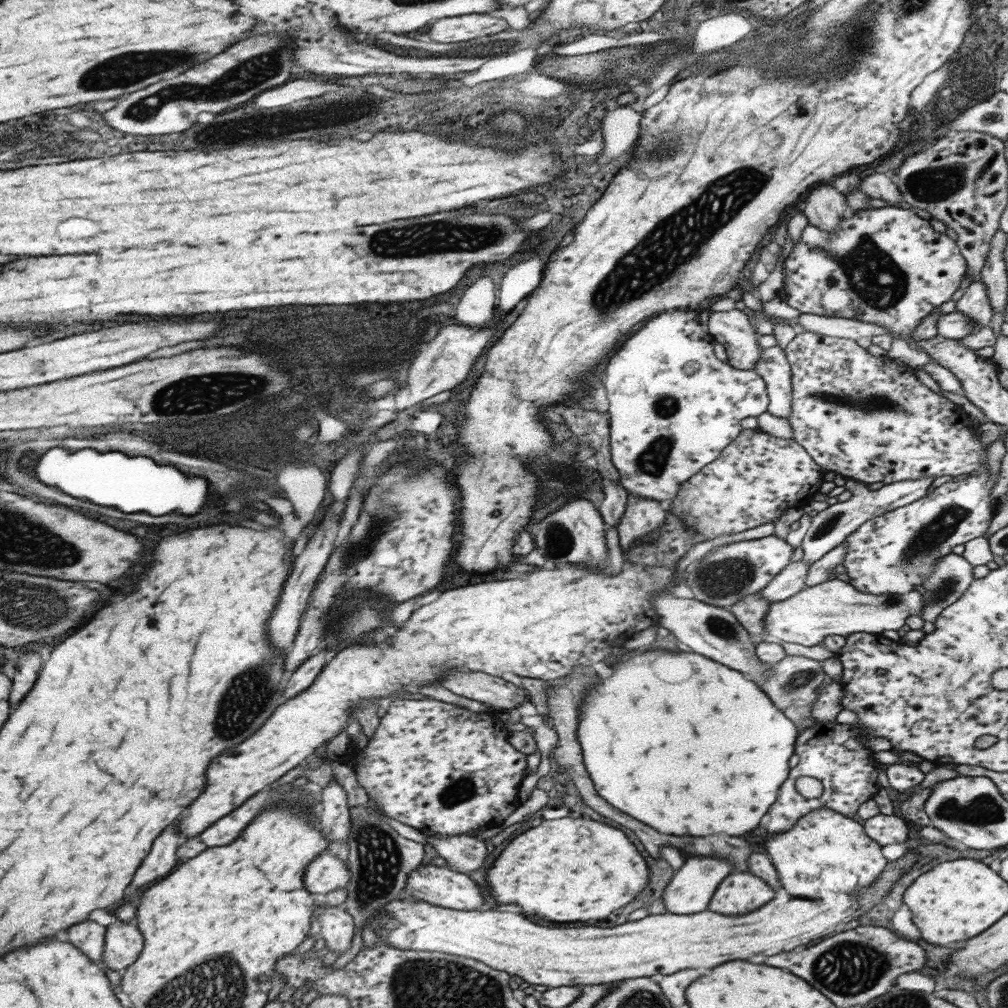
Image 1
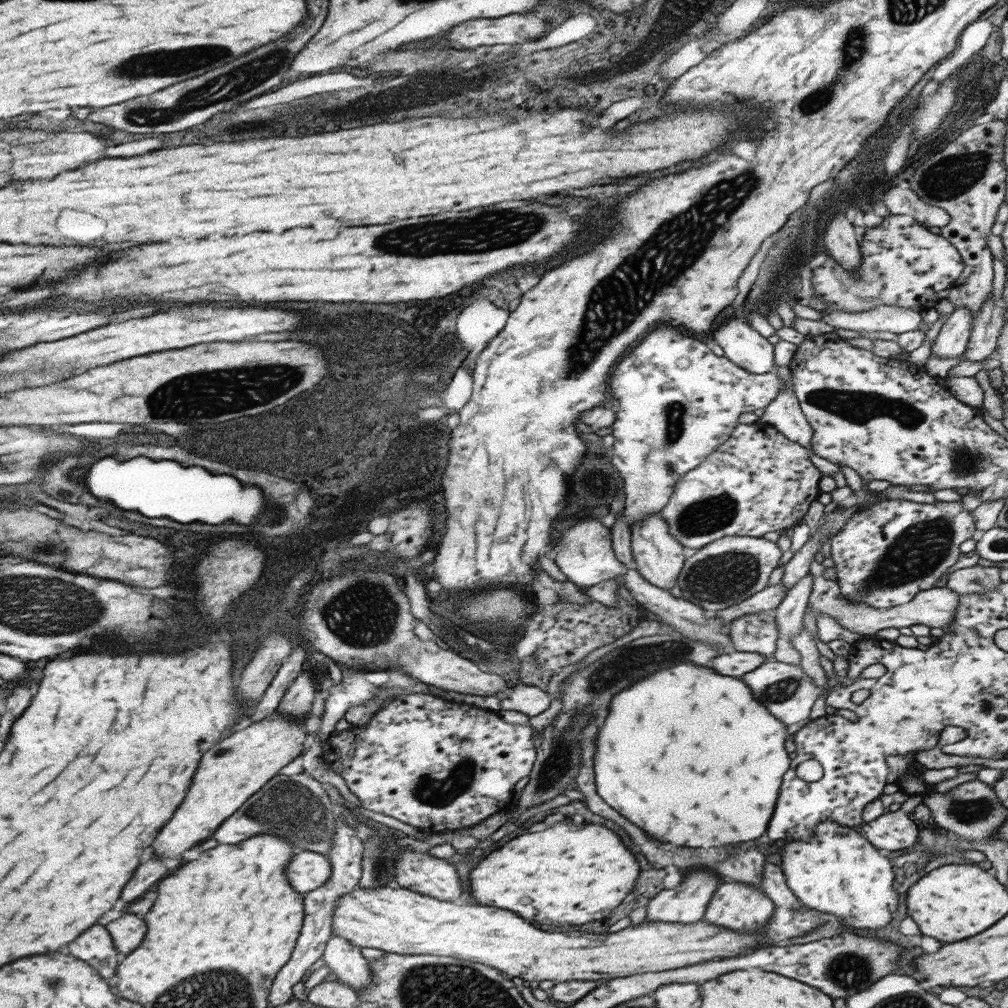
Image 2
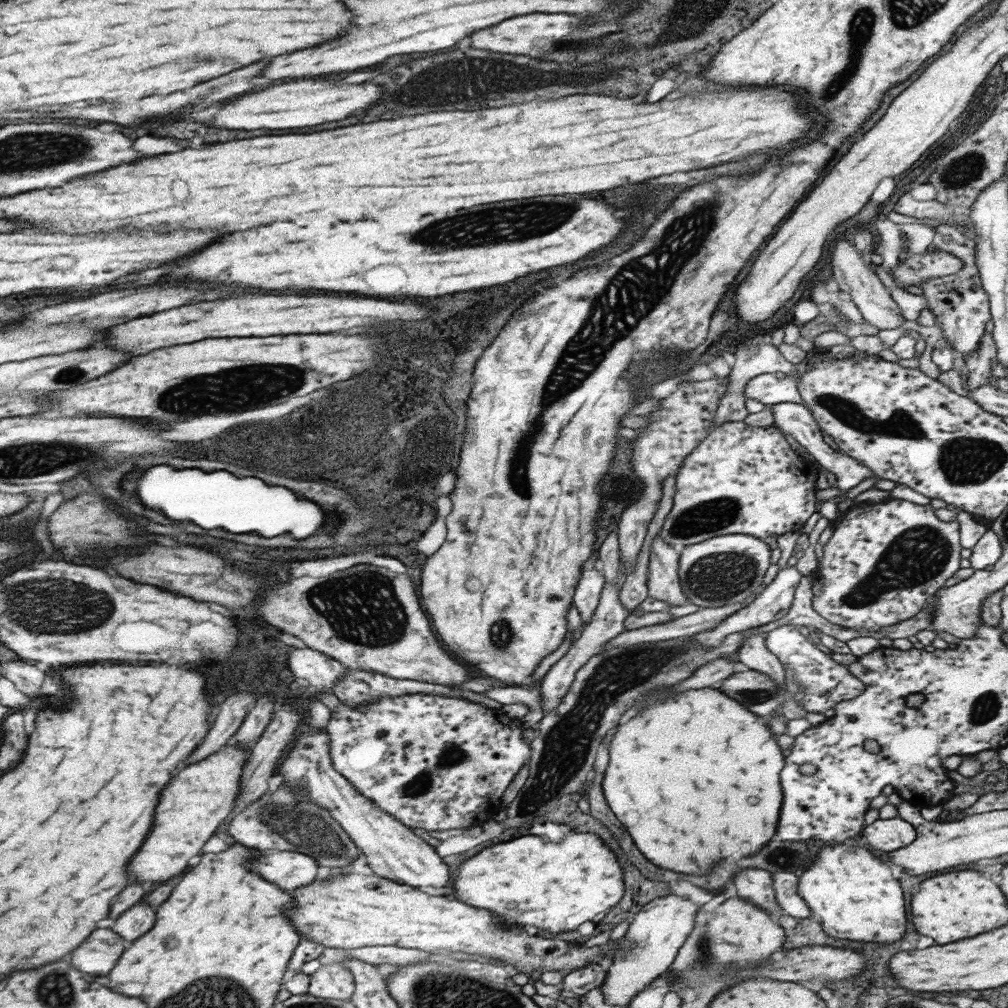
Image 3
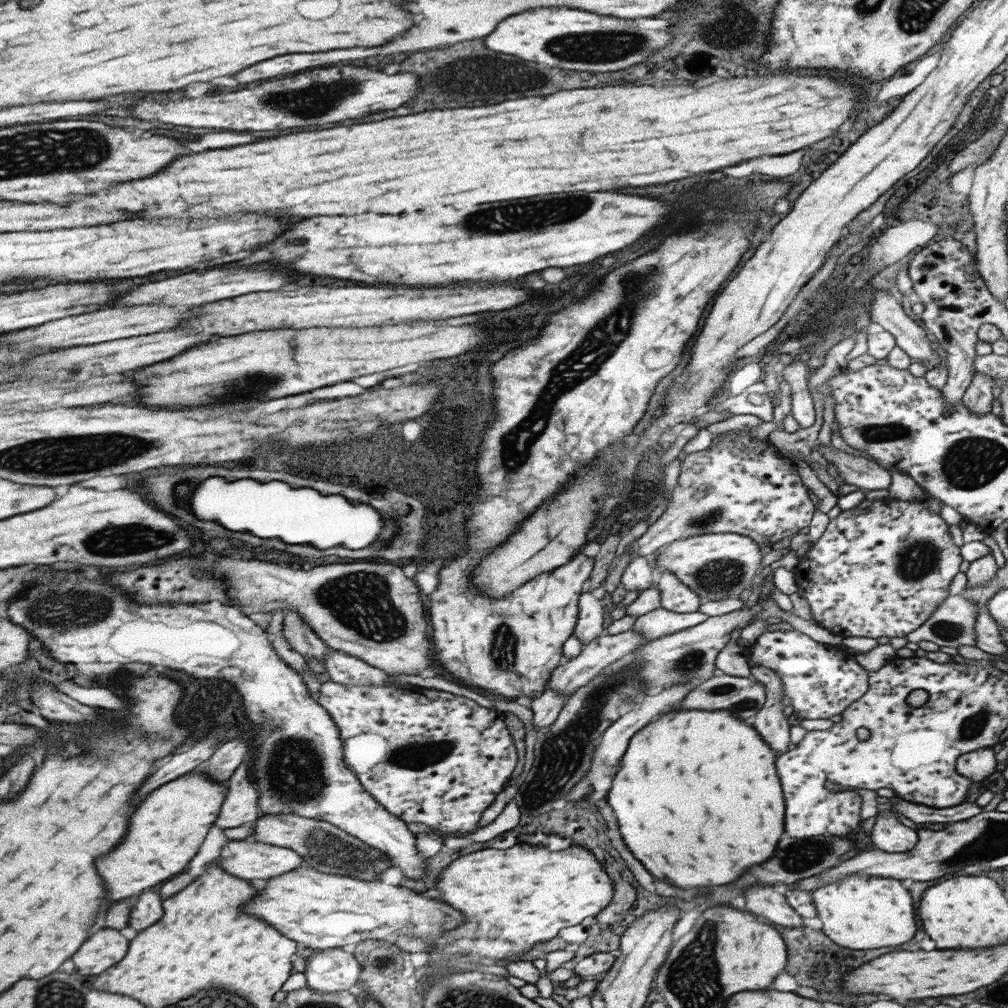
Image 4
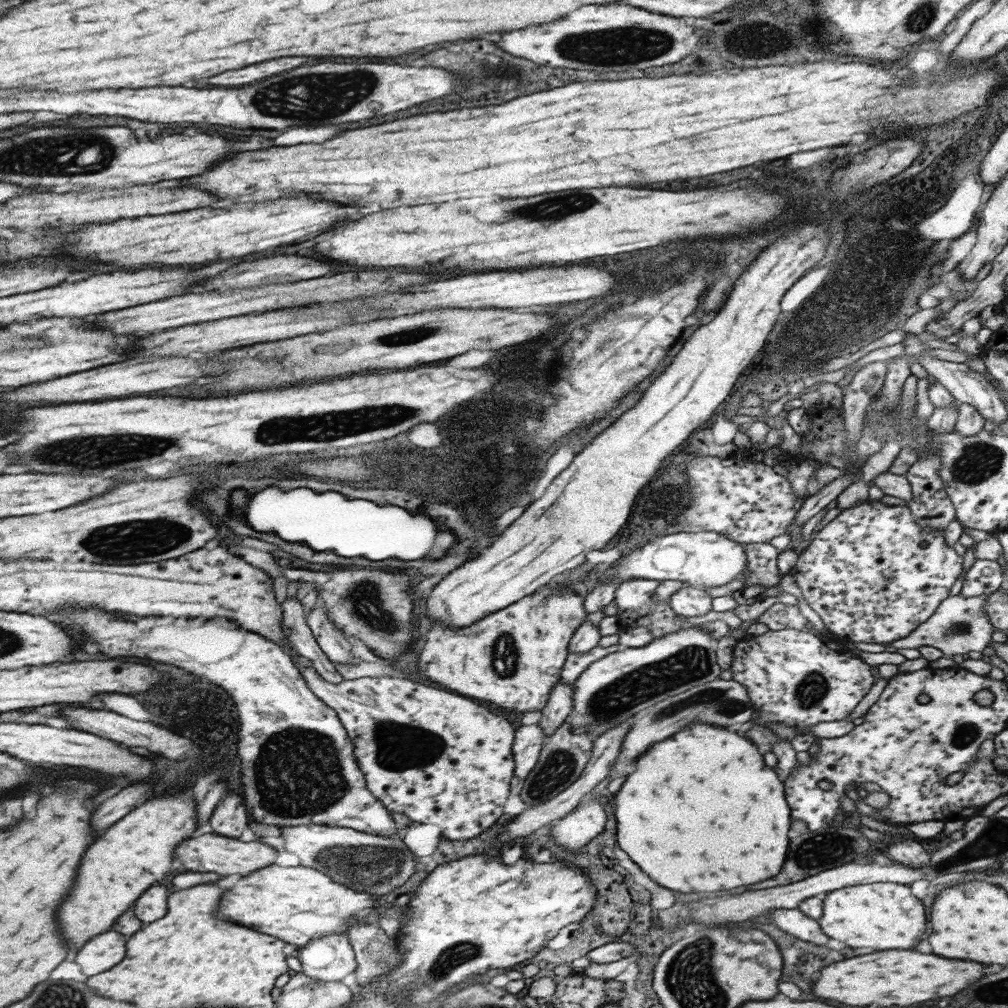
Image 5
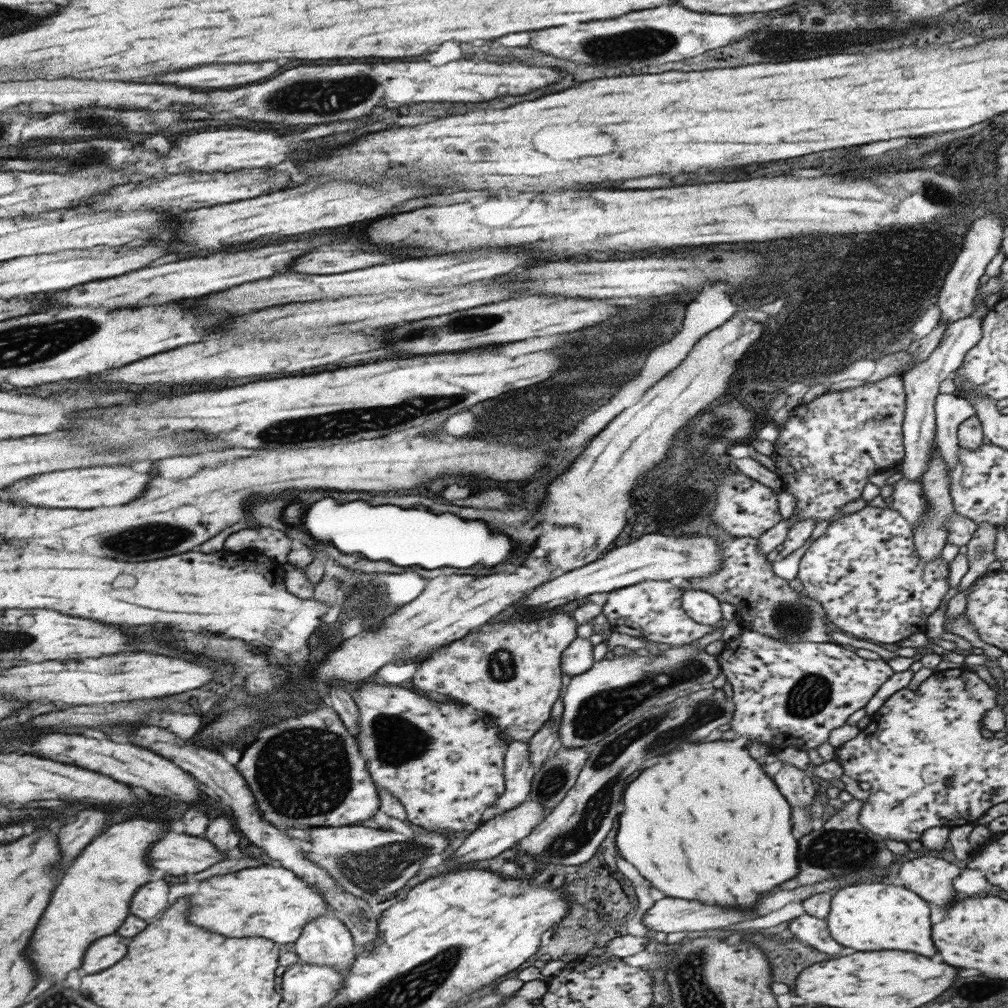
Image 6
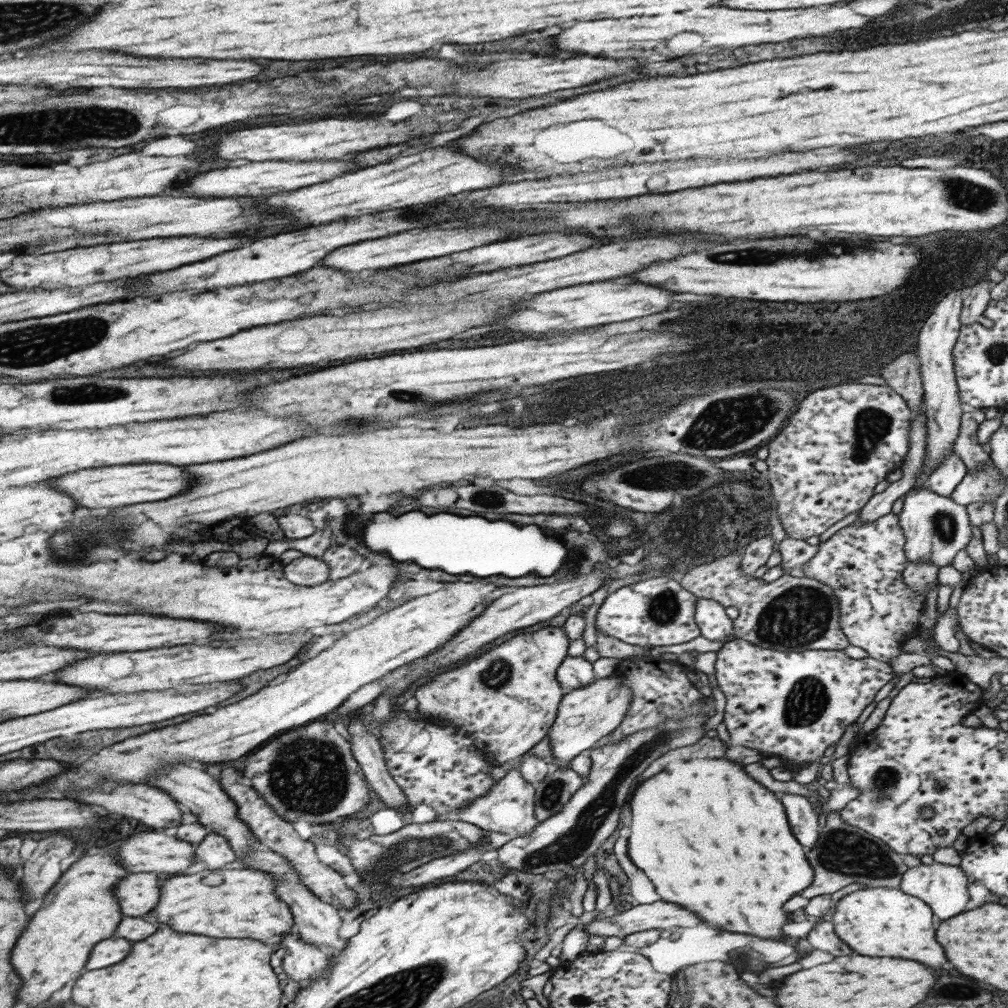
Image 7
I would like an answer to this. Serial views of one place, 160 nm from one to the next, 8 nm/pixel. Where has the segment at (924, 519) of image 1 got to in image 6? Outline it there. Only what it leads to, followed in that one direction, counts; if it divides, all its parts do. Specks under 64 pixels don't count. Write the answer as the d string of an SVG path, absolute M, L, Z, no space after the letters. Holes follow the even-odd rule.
M866 504L862 509L856 512L849 513L843 517L833 520L822 531L822 534L811 542L810 546L805 550L798 562L798 571L796 574L803 586L803 592L809 598L816 600L822 610L825 611L826 618L841 630L845 635L851 636L859 640L867 640L876 644L893 644L915 632L924 633L925 620L927 616L931 614L939 605L941 598L947 590L950 588L949 581L949 569L948 564L941 558L941 555L937 555L933 560L922 561L917 553L914 551L914 544L912 541L912 527L910 524L897 512L897 510L890 508L889 505L884 508L870 507Z

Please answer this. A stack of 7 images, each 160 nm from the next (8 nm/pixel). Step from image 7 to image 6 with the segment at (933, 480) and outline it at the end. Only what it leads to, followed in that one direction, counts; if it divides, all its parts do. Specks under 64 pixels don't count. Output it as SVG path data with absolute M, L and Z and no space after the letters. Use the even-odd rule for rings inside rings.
M937 393L934 398L934 442L946 464L946 473L957 462L956 430L966 419L974 416L975 409L960 394Z

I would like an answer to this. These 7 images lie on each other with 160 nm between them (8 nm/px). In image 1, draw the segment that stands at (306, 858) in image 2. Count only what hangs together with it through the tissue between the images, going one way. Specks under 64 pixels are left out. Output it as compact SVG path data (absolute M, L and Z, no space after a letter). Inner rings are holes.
M323 852L305 867L302 881L307 892L325 894L346 886L349 879L350 872L346 864L341 859Z

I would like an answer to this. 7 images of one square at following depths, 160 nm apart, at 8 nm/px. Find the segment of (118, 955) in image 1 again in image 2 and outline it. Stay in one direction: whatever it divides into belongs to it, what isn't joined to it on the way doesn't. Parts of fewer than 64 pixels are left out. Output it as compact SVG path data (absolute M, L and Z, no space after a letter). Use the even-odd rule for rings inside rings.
M124 912L117 920L107 923L107 932L111 937L114 949L120 957L124 957L132 950L135 950L145 934L145 922L135 916L135 914L127 914Z

